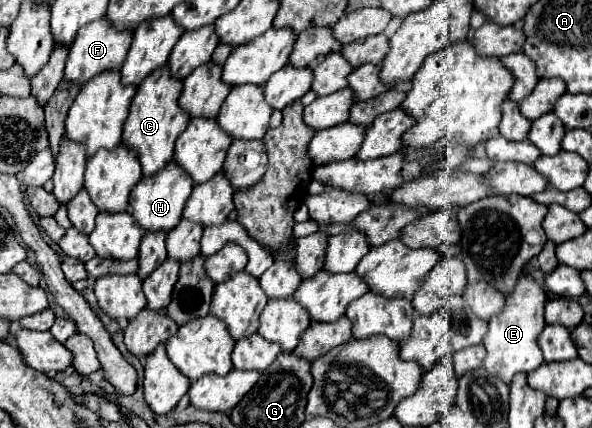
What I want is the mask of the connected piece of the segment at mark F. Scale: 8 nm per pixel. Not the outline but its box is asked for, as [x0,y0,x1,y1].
[63,17,133,87]

